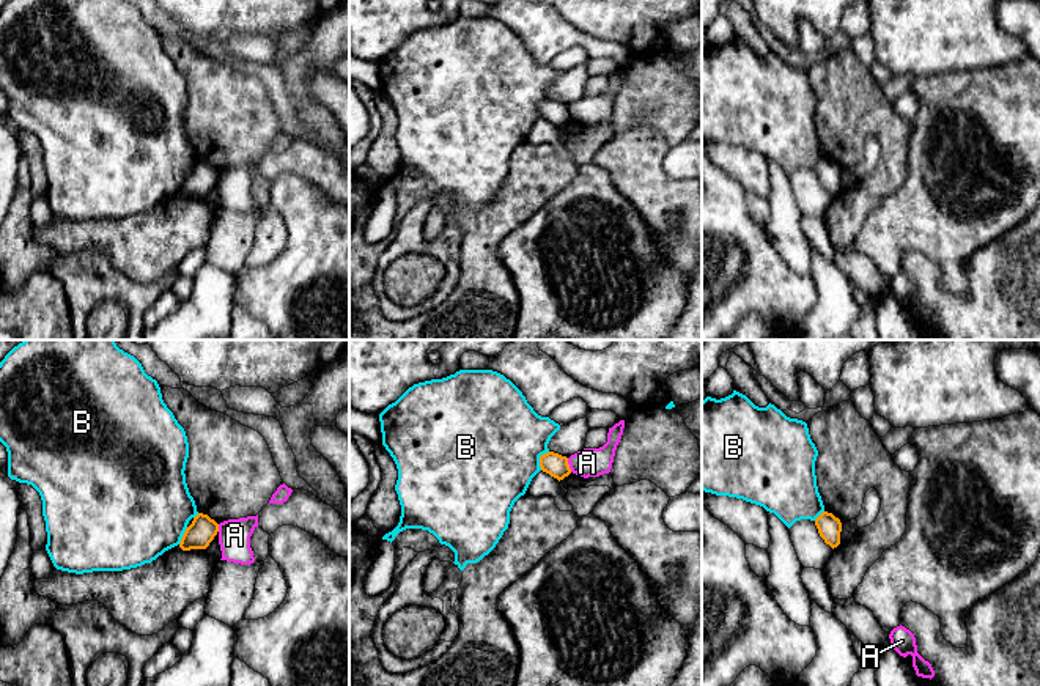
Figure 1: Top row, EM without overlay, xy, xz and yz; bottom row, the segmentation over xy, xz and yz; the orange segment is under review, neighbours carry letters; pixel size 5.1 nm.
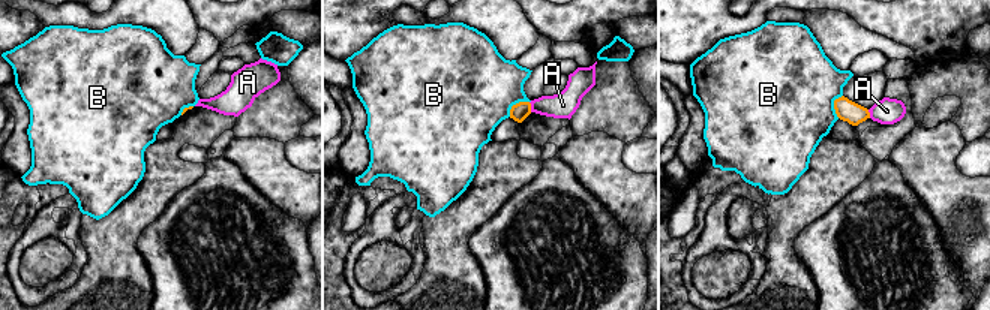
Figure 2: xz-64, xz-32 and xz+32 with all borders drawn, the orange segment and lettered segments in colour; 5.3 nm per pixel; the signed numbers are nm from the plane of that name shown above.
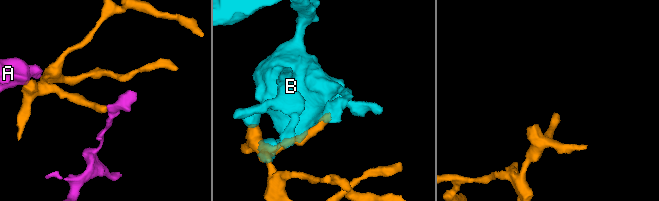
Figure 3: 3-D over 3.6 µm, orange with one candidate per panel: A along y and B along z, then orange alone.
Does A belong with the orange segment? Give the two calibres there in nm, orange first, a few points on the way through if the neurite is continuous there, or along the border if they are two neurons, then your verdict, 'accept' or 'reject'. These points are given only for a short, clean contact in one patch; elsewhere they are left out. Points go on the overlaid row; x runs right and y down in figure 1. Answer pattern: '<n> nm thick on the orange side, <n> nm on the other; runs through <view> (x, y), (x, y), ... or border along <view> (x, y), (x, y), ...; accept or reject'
120 nm thick on the orange side, 140 nm on the other; border along xz (567, 458), (571, 471); reject

